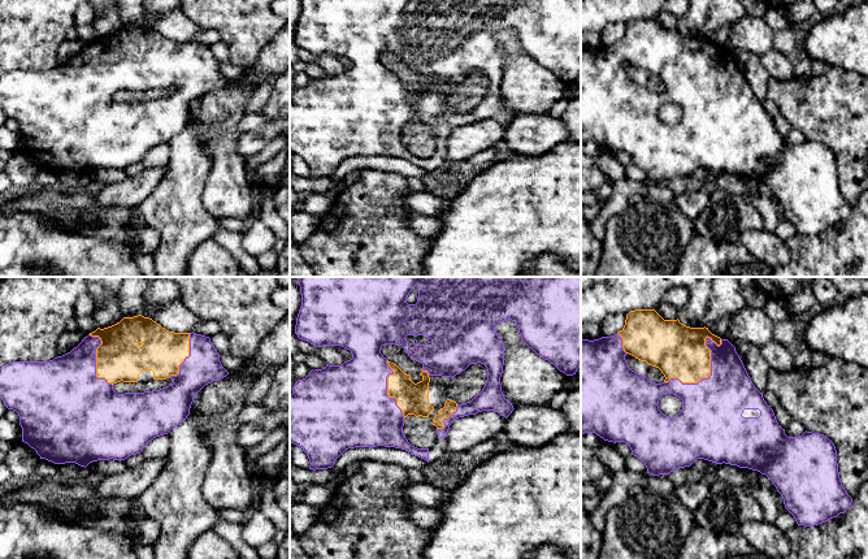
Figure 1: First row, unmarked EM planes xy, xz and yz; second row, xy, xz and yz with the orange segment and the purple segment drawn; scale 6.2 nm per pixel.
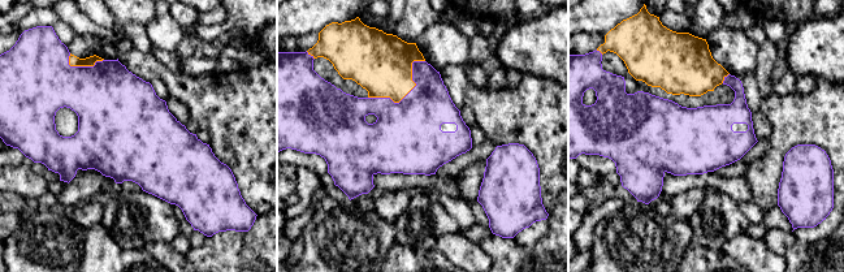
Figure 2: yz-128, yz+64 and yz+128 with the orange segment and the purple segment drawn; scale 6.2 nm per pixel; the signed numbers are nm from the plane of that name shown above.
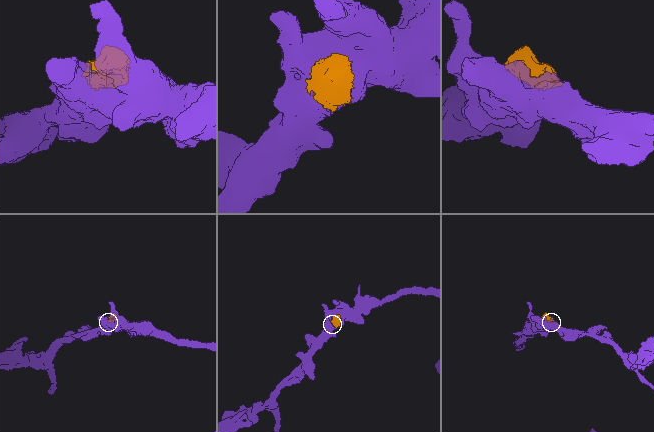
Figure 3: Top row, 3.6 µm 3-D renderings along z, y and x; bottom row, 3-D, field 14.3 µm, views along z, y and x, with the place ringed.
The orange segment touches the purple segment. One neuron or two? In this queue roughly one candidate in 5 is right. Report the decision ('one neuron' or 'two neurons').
one neuron

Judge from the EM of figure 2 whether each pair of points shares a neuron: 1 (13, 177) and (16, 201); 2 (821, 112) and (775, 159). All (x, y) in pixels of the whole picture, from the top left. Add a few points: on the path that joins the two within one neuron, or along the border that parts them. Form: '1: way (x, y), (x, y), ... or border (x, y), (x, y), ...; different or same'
1: border (13, 193), (25, 198); different
2: way (808, 120), (782, 146); same

